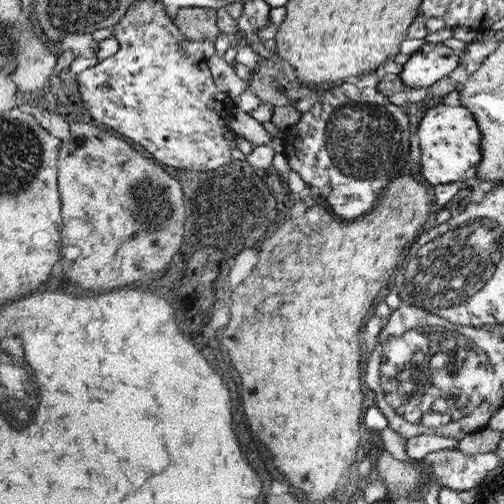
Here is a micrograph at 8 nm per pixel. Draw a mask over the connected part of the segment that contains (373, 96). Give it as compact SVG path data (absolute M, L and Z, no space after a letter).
M372 70L363 72L354 82L344 82L326 91L283 134L283 152L289 166L299 172L306 185L316 186L323 203L342 219L356 219L368 214L377 206L387 184L406 173L404 154L410 150L410 120L379 91L378 83L379 76Z

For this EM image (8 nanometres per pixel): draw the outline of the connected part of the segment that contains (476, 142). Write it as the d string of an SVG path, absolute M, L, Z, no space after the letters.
M442 104L426 112L418 127L418 138L422 148L422 176L430 184L450 184L462 181L466 172L483 161L483 138L474 113L465 106Z

